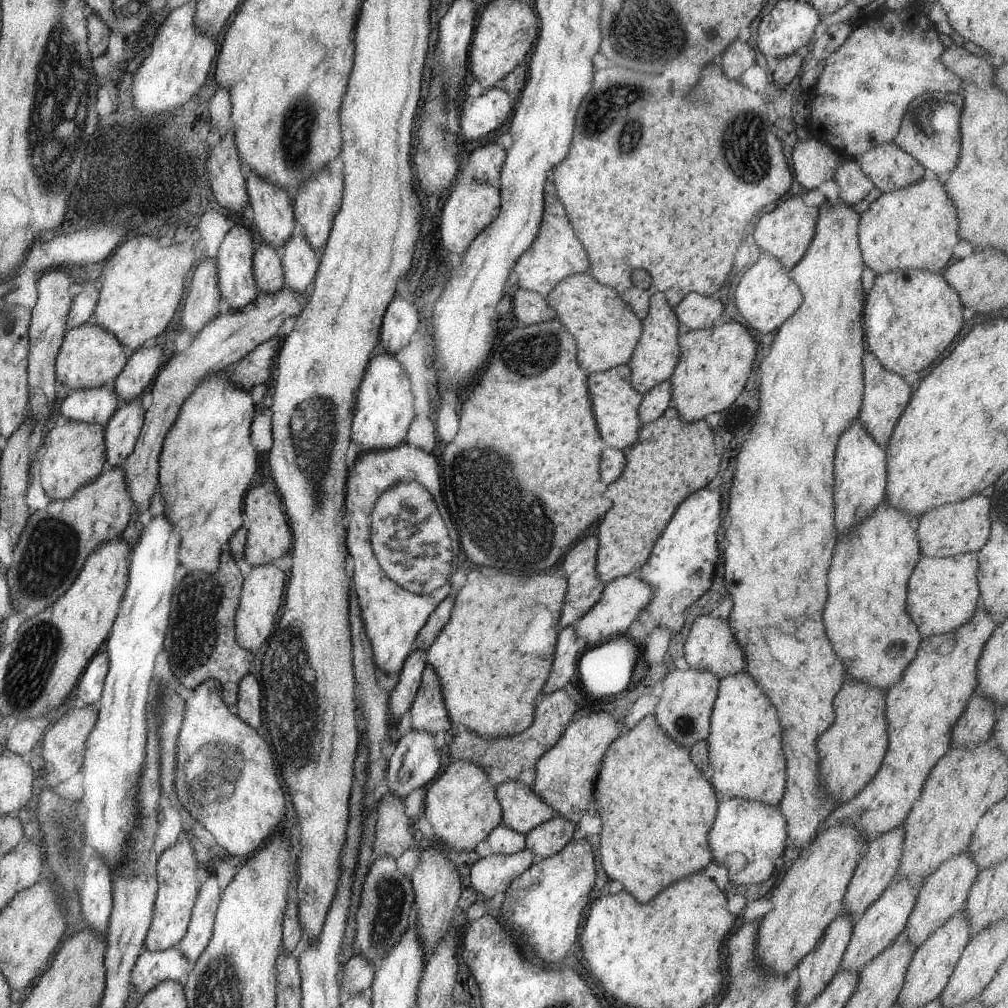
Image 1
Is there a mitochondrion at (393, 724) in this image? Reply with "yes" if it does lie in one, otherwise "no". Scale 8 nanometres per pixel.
no

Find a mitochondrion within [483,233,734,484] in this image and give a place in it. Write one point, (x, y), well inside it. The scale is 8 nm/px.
(530, 355)

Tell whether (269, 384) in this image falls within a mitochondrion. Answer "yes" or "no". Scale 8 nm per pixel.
no

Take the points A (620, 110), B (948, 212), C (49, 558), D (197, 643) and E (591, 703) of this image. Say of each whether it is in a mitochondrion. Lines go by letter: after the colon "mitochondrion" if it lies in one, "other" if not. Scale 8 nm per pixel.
A: mitochondrion
B: other
C: mitochondrion
D: mitochondrion
E: other

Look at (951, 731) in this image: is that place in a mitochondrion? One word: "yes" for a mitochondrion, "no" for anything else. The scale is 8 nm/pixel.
no

